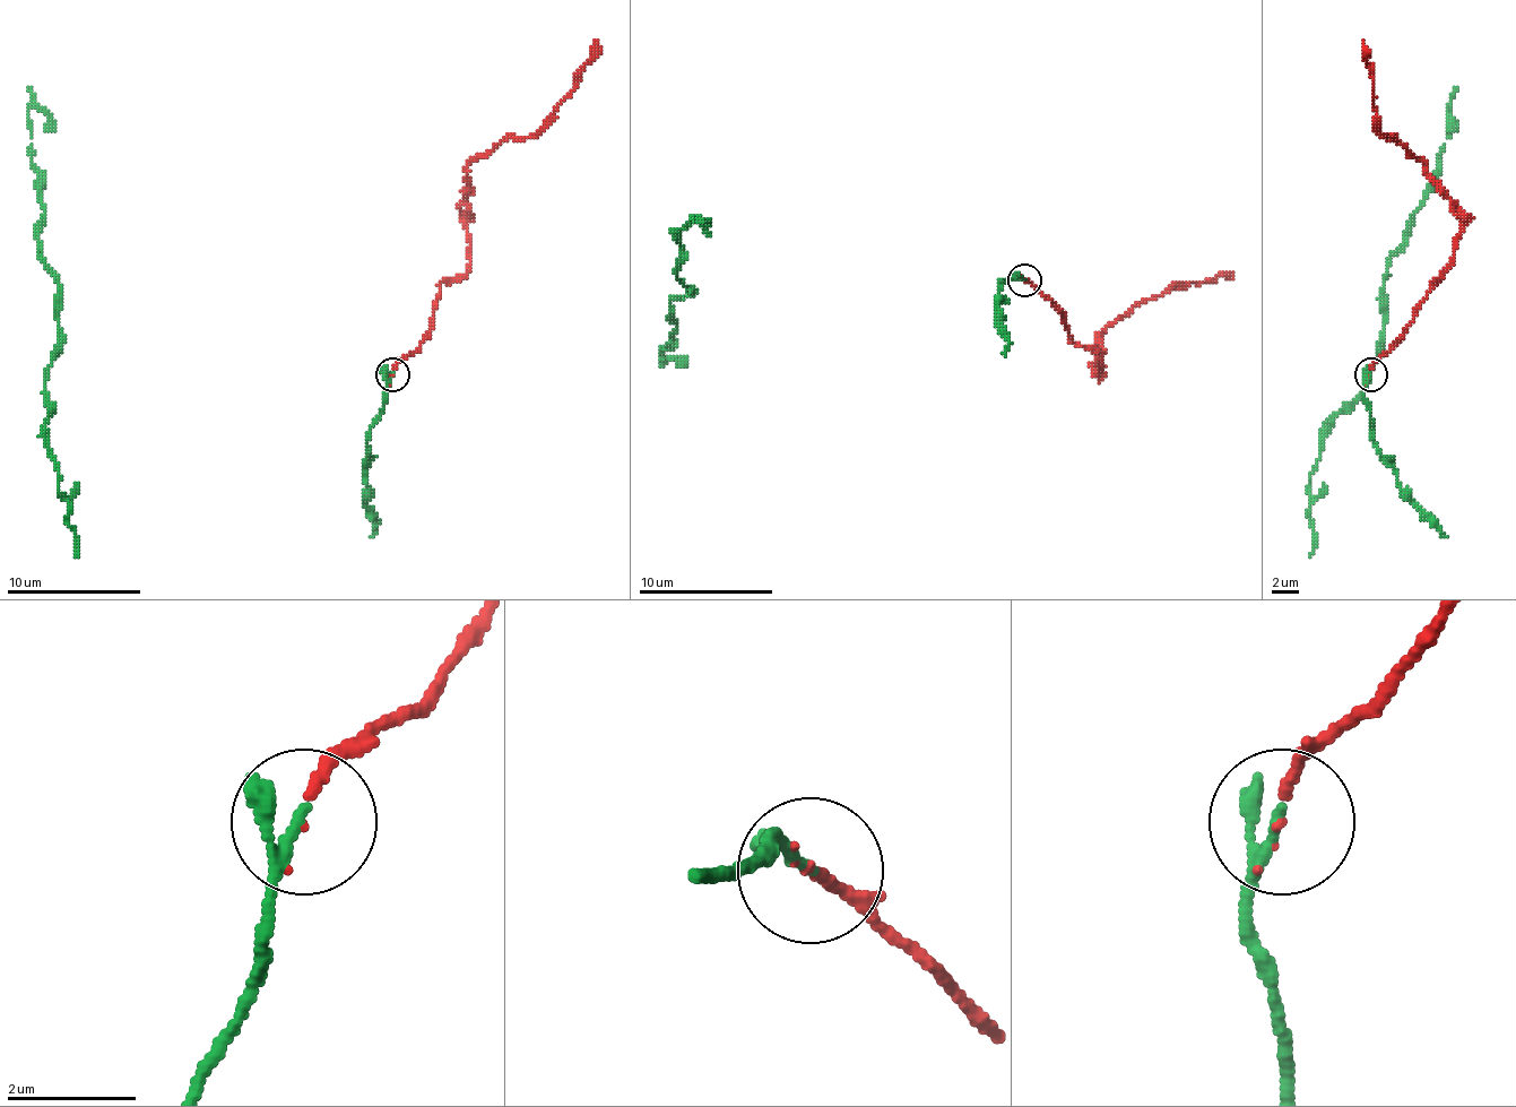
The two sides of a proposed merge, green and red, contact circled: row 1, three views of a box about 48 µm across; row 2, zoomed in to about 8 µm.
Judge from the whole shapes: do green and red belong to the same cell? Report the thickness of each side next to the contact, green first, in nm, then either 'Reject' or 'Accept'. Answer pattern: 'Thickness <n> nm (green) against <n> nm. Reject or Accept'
Thickness 140 nm (green) against 130 nm. Accept

